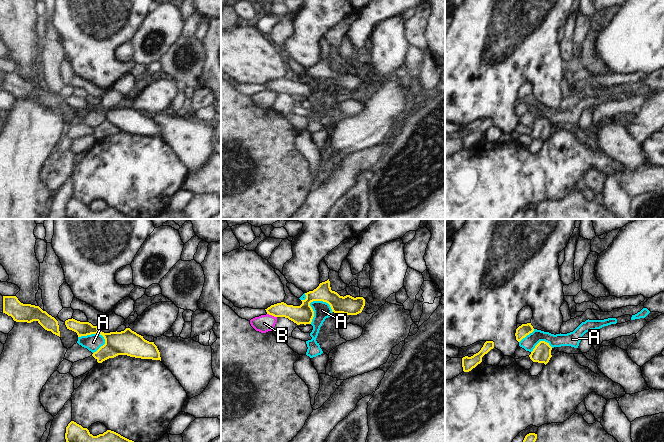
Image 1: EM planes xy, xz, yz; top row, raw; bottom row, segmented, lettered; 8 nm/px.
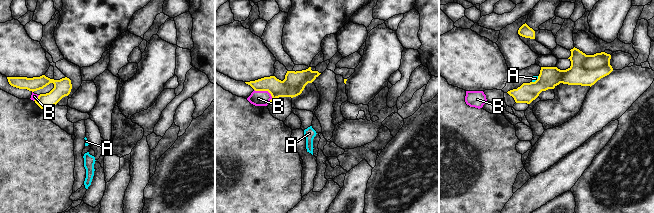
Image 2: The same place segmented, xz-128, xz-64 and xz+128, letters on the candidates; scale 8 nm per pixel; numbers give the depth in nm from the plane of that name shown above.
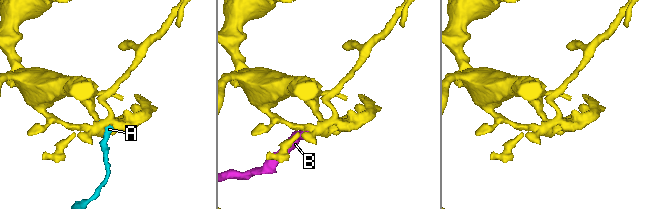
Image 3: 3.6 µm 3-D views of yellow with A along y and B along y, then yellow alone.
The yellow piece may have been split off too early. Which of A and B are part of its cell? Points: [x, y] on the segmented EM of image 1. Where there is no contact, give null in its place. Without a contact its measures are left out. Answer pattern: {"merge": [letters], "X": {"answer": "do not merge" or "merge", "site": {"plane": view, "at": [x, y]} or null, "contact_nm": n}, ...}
{"merge": [], "A": {"answer": "do not merge", "site": {"plane": "xz", "at": [309, 305]}, "contact_nm": 220}, "B": {"answer": "do not merge", "site": {"plane": "xz", "at": [272, 315]}, "contact_nm": 90}}

